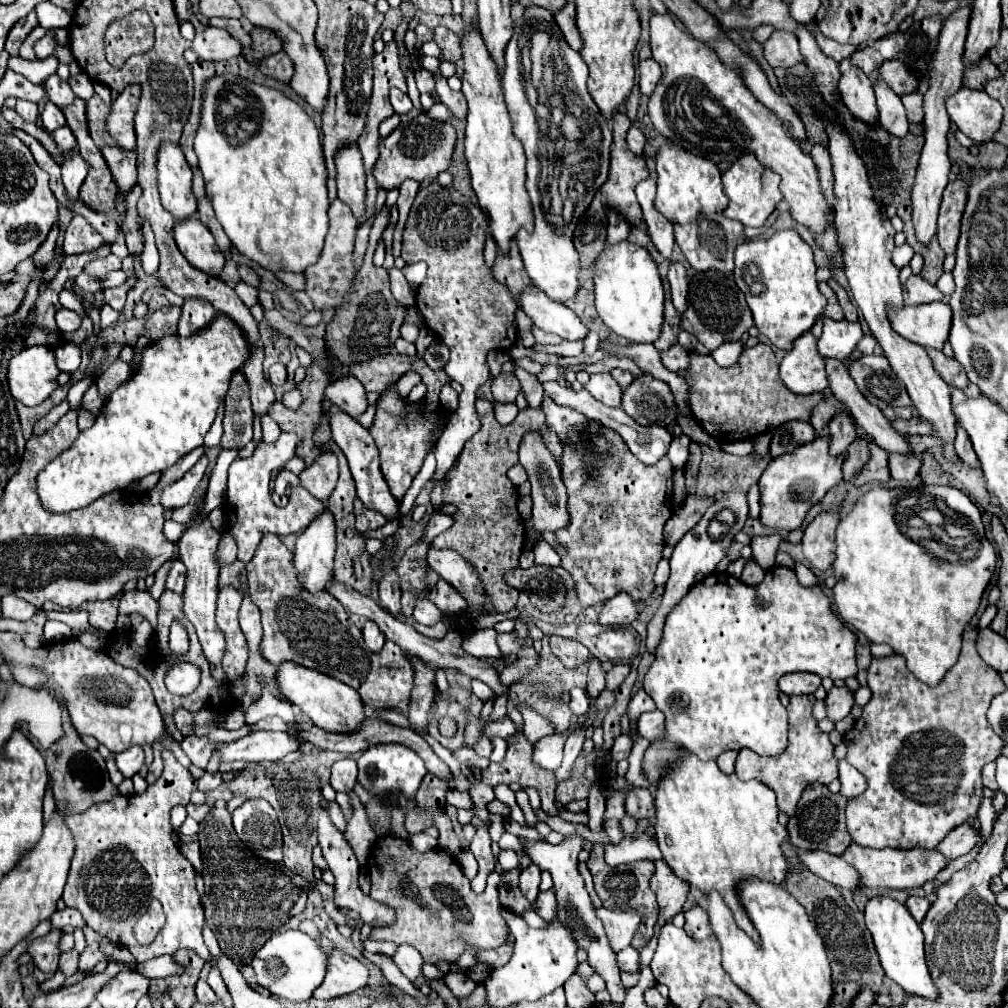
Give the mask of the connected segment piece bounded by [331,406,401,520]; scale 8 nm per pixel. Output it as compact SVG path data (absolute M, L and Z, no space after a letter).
M331 406L331 432L333 432L333 442L347 456L347 462L349 462L349 468L351 468L351 474L353 474L353 480L357 486L357 496L361 498L365 508L381 512L383 516L387 516L387 520L401 520L399 502L389 492L389 486L383 480L383 474L379 468L379 452L377 452L377 446L369 434L369 430L365 430L357 420L353 420L349 414L345 414L337 406Z

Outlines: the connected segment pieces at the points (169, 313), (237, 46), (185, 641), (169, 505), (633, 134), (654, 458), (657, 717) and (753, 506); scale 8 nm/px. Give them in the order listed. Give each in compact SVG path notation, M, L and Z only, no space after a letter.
M165 306L149 316L143 335L152 341L159 340L163 336L175 336L177 334L177 320L181 318L179 306Z
M209 26L205 32L197 34L191 48L199 54L201 60L211 60L211 62L235 58L243 50L243 46L237 38L233 38L227 30L213 28L213 26Z
M175 620L171 624L171 634L169 634L169 648L173 654L185 654L189 650L189 636L181 620Z
M201 456L199 462L177 482L173 482L171 486L167 486L161 494L161 504L163 508L167 510L173 510L173 508L179 508L179 506L185 506L193 494L195 494L195 488L197 484L201 482L203 474L205 474L205 468L207 468L207 456Z
M635 126L629 128L626 142L628 147L631 148L631 152L635 152L637 155L642 155L644 152L645 141L645 136L638 128Z
M543 382L543 388L545 388L545 394L549 394L557 404L561 406L569 406L569 408L575 408L577 412L585 414L587 418L591 420L597 420L601 422L605 428L611 428L615 432L621 434L621 438L625 440L625 444L629 446L629 450L645 464L657 464L659 458L663 458L669 450L669 444L671 444L671 434L661 428L661 426L641 426L637 424L631 416L627 416L621 408L609 408L597 400L593 400L593 396L589 396L589 392L585 392L585 388L581 392L573 392L569 386L561 386L559 382Z
M653 710L653 712L645 712L641 714L637 726L639 726L639 734L647 740L655 740L655 738L661 738L663 736L663 712L661 710Z
M753 484L749 488L747 500L749 500L749 516L751 518L759 518L759 488L757 488L757 484Z

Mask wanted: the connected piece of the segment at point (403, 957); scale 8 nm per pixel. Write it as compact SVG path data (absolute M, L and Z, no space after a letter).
M401 944L401 946L399 946L399 950L397 950L395 956L393 956L393 962L399 966L399 970L401 970L411 982L417 982L417 978L423 976L423 972L421 972L421 968L423 968L423 958L421 958L421 954L419 954L415 948L411 948L409 944Z

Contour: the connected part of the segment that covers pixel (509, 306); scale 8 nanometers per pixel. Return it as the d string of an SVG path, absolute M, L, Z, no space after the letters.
M437 182L423 186L417 192L403 232L401 258L407 264L427 264L427 278L417 288L415 306L423 314L425 326L435 332L435 336L451 350L445 372L463 386L463 392L459 394L459 406L449 416L449 422L441 432L435 448L437 470L431 478L431 484L445 478L447 470L463 450L463 444L481 428L481 420L475 410L475 390L489 380L489 366L485 360L487 352L501 348L507 350L517 342L517 304L511 298L509 290L493 278L491 270L483 262L485 238L487 216L461 192Z

